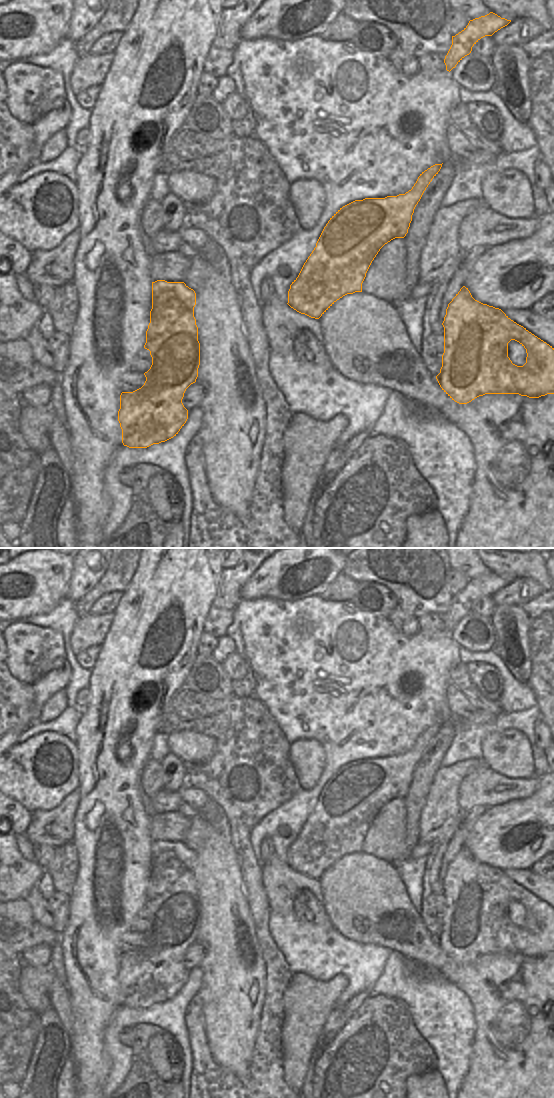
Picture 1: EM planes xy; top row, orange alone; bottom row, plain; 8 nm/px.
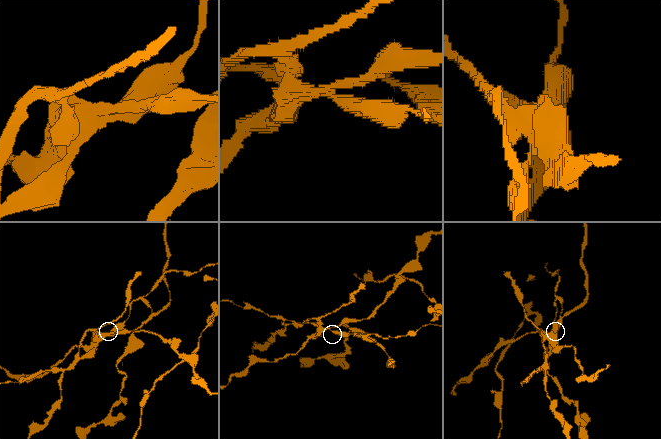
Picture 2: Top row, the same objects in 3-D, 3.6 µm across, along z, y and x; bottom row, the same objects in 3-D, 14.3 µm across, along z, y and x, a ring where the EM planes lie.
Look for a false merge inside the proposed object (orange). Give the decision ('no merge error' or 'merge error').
merge error

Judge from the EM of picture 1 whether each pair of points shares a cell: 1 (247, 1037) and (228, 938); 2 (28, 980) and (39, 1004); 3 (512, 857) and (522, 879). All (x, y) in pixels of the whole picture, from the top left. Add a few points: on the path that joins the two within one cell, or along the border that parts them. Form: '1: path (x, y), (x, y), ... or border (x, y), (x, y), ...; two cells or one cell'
1: path (232, 1012), (232, 963); one cell
2: path (34, 986), (37, 998); one cell
3: border (529, 867), (502, 870); two cells

